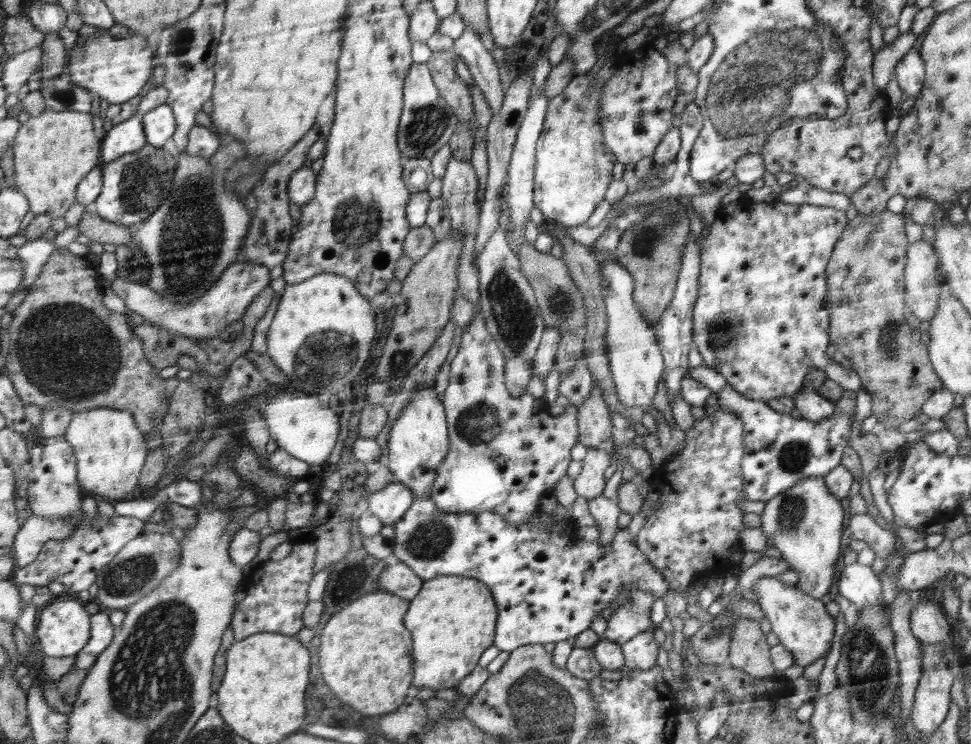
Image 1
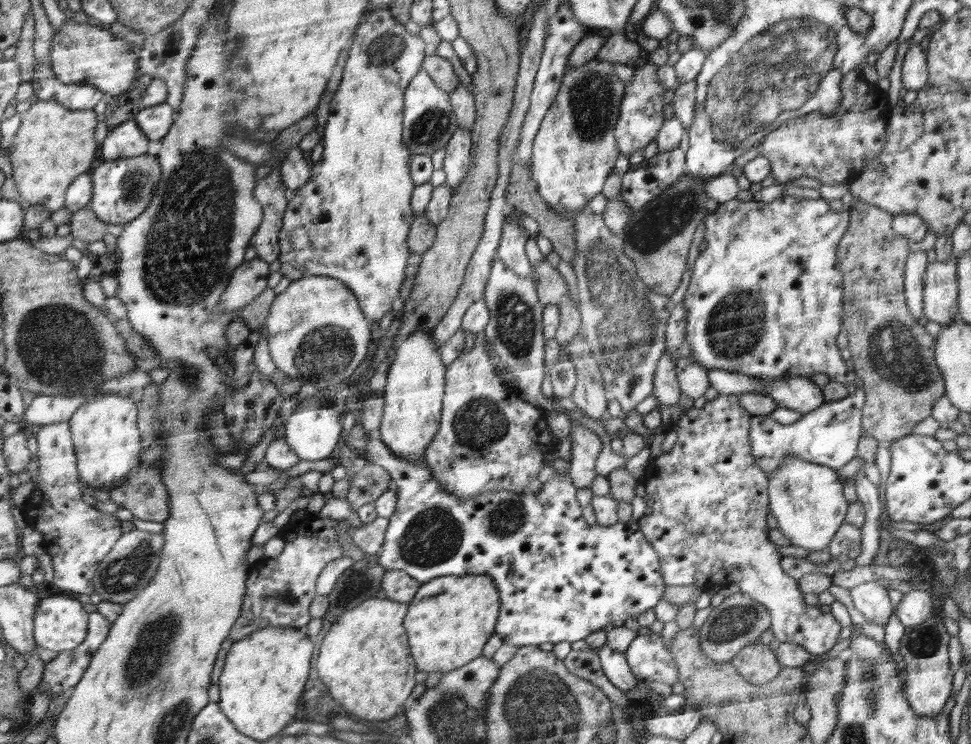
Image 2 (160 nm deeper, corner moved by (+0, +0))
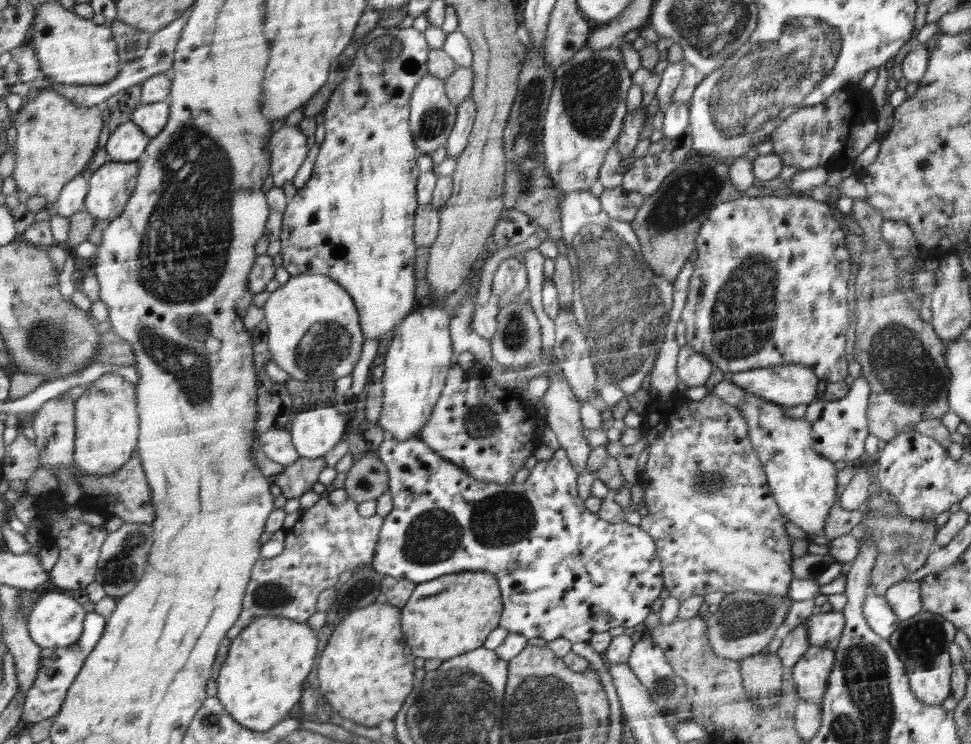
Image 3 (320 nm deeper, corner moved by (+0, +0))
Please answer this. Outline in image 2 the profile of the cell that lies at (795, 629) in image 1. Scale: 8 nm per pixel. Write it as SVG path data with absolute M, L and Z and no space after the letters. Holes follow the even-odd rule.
M719 394L714 400L707 401L702 408L691 407L683 411L677 422L678 427L676 428L676 432L678 437L674 446L667 452L660 454L660 456L650 459L647 464L644 474L645 481L643 483L645 491L652 498L652 508L637 523L660 557L661 572L664 574L666 587L693 584L705 590L719 586L726 587L731 583L739 584L742 593L749 595L754 601L758 601L769 612L771 616L770 630L774 632L775 638L782 643L793 642L803 646L810 654L823 654L824 652L828 652L836 644L838 634L840 634L840 623L836 618L832 618L830 613L823 612L821 608L815 606L806 608L805 594L800 589L800 582L787 574L782 566L783 556L778 551L779 547L770 540L770 528L766 523L766 516L771 513L769 505L769 480L762 468L758 466L757 460L754 458L754 452L752 451L750 438L752 415L745 408L742 408L738 402L739 395Z

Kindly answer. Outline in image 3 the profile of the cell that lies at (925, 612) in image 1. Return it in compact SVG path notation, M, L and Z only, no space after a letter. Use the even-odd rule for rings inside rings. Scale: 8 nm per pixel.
M904 579L888 588L884 597L898 620L903 621L923 610L921 595L919 581Z

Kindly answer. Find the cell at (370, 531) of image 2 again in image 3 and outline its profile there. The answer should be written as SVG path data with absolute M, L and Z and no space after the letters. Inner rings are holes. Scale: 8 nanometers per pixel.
M321 498L309 509L302 511L295 525L286 530L283 551L277 557L258 560L253 568L253 578L250 579L246 591L246 612L241 612L240 618L230 629L230 640L241 634L241 630L262 617L284 617L298 622L306 622L316 612L316 598L322 591L332 588L338 582L338 576L344 570L355 568L358 564L371 562L380 542L381 526L384 517L374 514L362 516L358 503L348 499L343 504L332 505L327 498Z

